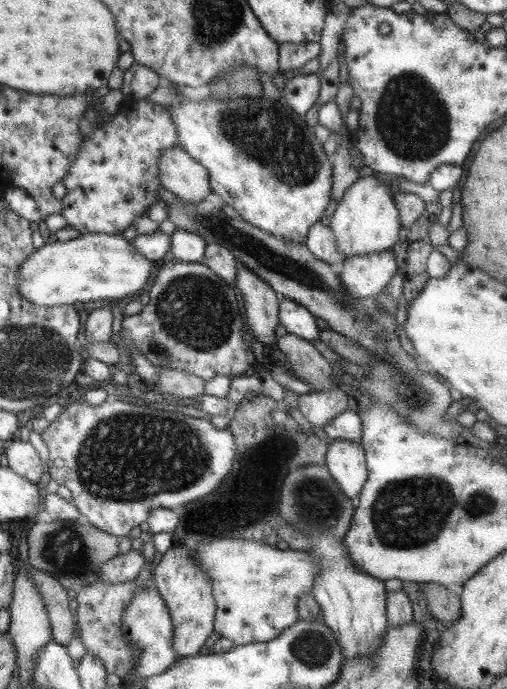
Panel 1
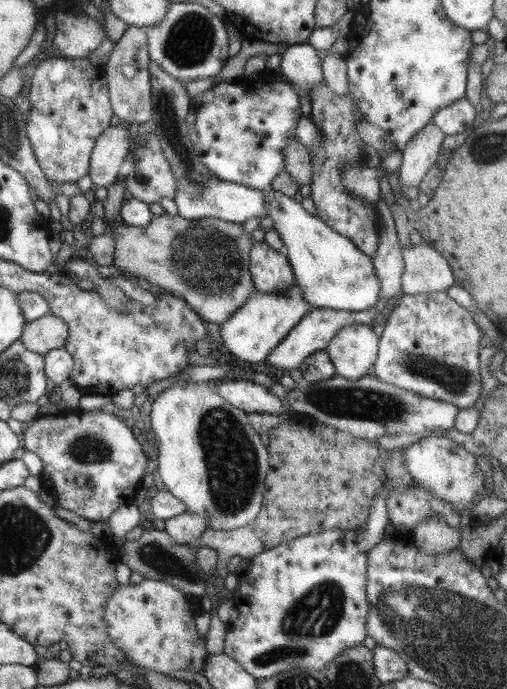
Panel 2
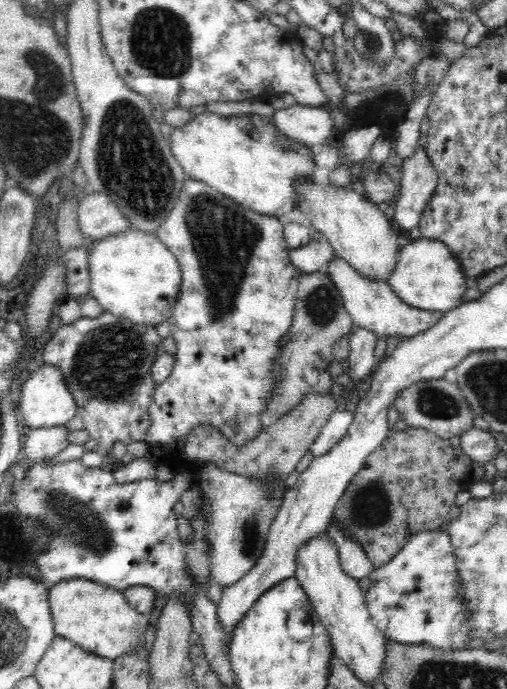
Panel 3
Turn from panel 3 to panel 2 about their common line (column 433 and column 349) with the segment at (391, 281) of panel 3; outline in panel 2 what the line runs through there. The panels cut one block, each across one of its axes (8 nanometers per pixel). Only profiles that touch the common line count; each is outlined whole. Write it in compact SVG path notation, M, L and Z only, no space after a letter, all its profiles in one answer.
M272 189L263 192L262 196L265 216L268 216L269 220L272 221L272 228L283 242L282 252L291 266L294 284L301 289L301 295L307 301L309 309L330 308L347 312L361 312L361 310L375 306L375 302L379 298L379 281L370 258L355 248L355 245L347 237L341 236L338 232L329 228L319 217L307 214L294 199Z

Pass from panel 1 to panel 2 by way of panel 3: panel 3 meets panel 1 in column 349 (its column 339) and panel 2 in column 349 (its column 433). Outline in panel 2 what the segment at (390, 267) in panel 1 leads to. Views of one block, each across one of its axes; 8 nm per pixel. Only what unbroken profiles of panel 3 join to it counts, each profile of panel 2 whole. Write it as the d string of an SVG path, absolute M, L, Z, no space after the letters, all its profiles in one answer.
M375 306L367 310L361 310L361 312L347 312L330 308L311 308L309 312L303 315L301 320L298 320L293 328L290 328L287 336L275 346L274 350L271 350L265 361L277 370L288 371L291 368L299 368L300 362L306 356L313 354L317 350L324 350L325 346L329 344L329 340L337 334L339 328L345 328L345 326L351 326L351 324L370 325L382 320L381 316L373 314L373 312L377 312L373 310L375 310Z

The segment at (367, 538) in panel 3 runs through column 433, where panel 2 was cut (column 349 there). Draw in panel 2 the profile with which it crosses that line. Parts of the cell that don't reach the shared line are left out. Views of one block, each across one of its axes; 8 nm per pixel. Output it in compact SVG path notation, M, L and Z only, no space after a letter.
M293 412L267 433L269 469L263 482L262 508L256 518L236 529L206 528L195 544L217 552L214 580L219 583L223 583L228 573L226 565L231 556L250 559L275 545L309 533L353 531L367 520L371 500L385 480L375 441L355 438Z

